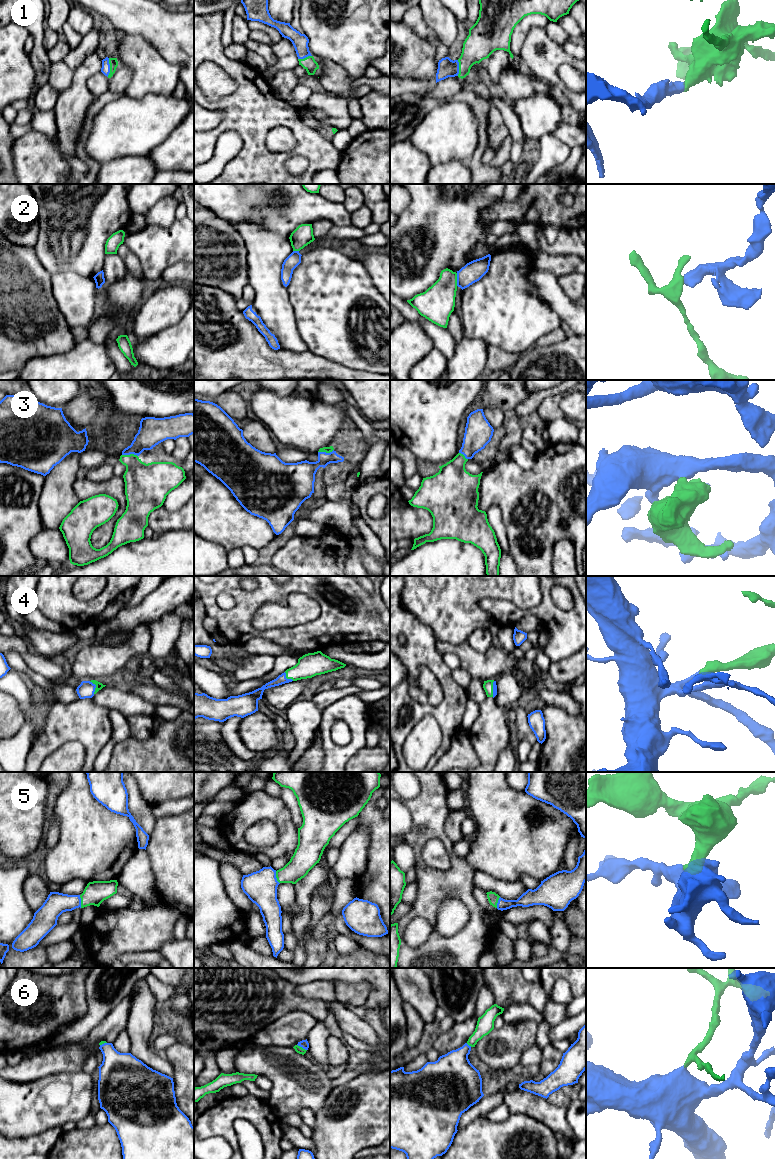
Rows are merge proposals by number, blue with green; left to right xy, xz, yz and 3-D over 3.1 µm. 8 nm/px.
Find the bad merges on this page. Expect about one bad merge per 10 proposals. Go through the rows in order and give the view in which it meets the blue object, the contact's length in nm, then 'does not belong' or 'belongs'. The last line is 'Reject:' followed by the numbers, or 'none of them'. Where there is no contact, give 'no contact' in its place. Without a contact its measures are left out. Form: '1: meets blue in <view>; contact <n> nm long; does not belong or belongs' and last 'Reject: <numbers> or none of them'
1: meets blue in xy; contact 150 nm long; belongs
2: meets blue in yz; contact 100 nm long; does not belong
3: meets blue in xy; contact 130 nm long; belongs
4: meets blue in xy; contact 110 nm long; belongs
5: meets blue in xy; contact 110 nm long; belongs
6: meets blue in xz; contact 90 nm long; belongs
Reject: 2

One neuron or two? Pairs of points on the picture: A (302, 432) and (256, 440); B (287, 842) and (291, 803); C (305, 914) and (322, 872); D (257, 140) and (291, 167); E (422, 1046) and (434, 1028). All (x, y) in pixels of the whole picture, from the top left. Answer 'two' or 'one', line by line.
A: two
B: two
C: one
D: two
E: one

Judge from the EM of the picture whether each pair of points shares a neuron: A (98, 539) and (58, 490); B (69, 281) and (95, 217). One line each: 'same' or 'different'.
A: different
B: different

